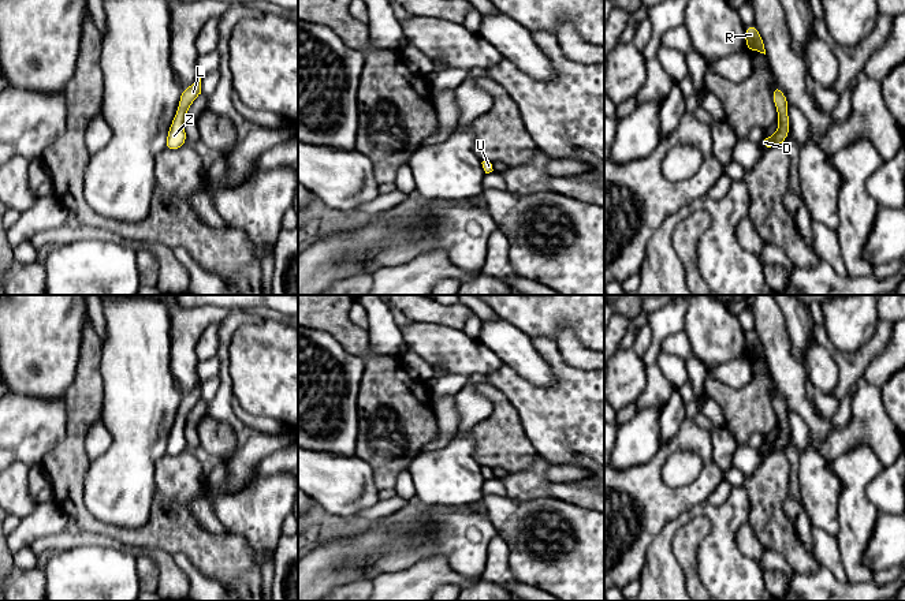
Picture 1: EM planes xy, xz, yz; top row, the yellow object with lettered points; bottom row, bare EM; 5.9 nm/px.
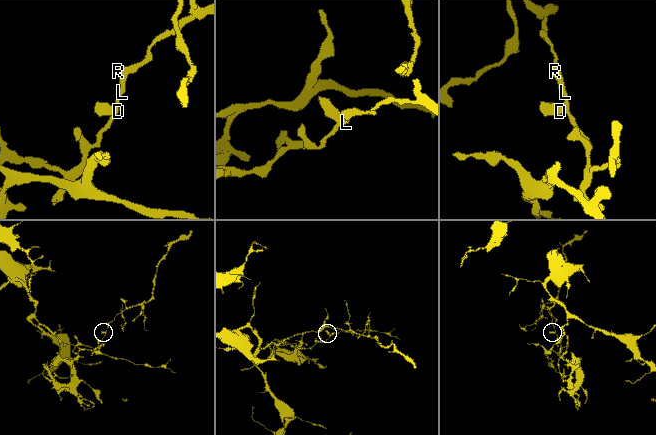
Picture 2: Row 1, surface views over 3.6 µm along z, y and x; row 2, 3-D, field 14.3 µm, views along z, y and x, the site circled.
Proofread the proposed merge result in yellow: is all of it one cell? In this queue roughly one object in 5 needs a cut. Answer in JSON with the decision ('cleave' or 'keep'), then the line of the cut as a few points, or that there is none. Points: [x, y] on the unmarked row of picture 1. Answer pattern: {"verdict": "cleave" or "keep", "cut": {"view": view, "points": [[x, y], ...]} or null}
{"verdict": "keep", "cut": null}

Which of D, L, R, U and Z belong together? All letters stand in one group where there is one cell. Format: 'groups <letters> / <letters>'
groups D L R U Z

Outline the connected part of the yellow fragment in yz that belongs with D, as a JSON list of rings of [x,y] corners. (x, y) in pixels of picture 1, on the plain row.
[[[775,391],[772,393],[772,404],[774,404],[774,410],[778,417],[776,430],[779,432],[779,434],[772,443],[761,444],[760,448],[764,455],[770,455],[772,452],[782,451],[783,447],[787,444],[789,434],[790,434],[789,421],[786,418],[789,408],[786,406],[783,397],[778,393],[778,391]]]

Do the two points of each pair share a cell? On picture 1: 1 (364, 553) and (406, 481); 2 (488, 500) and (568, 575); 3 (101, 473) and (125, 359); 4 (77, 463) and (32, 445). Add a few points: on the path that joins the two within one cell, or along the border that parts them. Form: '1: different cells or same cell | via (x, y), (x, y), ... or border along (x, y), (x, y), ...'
1: different cells | border along (414, 495), (408, 500)
2: same cell | via (511, 523), (524, 551), (544, 563)
3: same cell | via (125, 444), (125, 388)
4: different cells | border along (66, 425), (63, 437), (40, 463)

